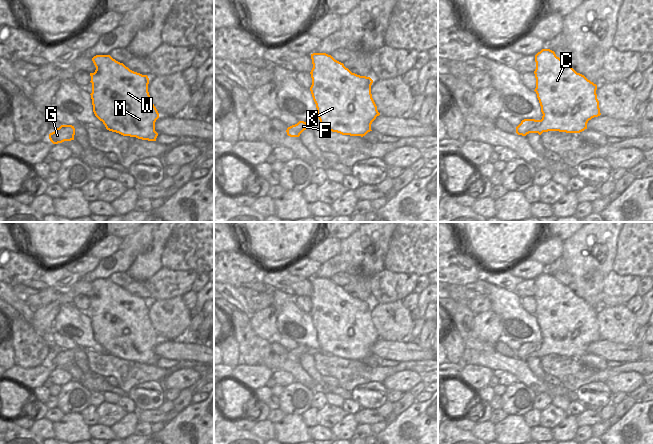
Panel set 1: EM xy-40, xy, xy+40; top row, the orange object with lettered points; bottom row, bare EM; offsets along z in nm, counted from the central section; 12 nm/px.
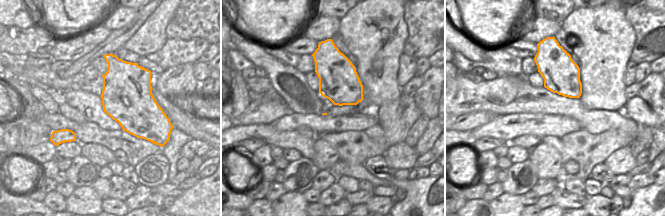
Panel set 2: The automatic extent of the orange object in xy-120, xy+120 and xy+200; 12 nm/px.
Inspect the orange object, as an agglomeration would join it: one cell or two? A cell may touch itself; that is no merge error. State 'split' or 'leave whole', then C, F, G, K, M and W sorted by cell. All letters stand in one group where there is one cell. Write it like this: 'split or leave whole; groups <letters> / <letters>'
split; groups C K M W / F G

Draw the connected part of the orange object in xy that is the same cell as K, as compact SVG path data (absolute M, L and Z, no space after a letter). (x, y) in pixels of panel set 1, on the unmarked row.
M326 277L311 278L310 315L320 352L342 359L365 360L380 337L372 322L370 301L352 297Z

